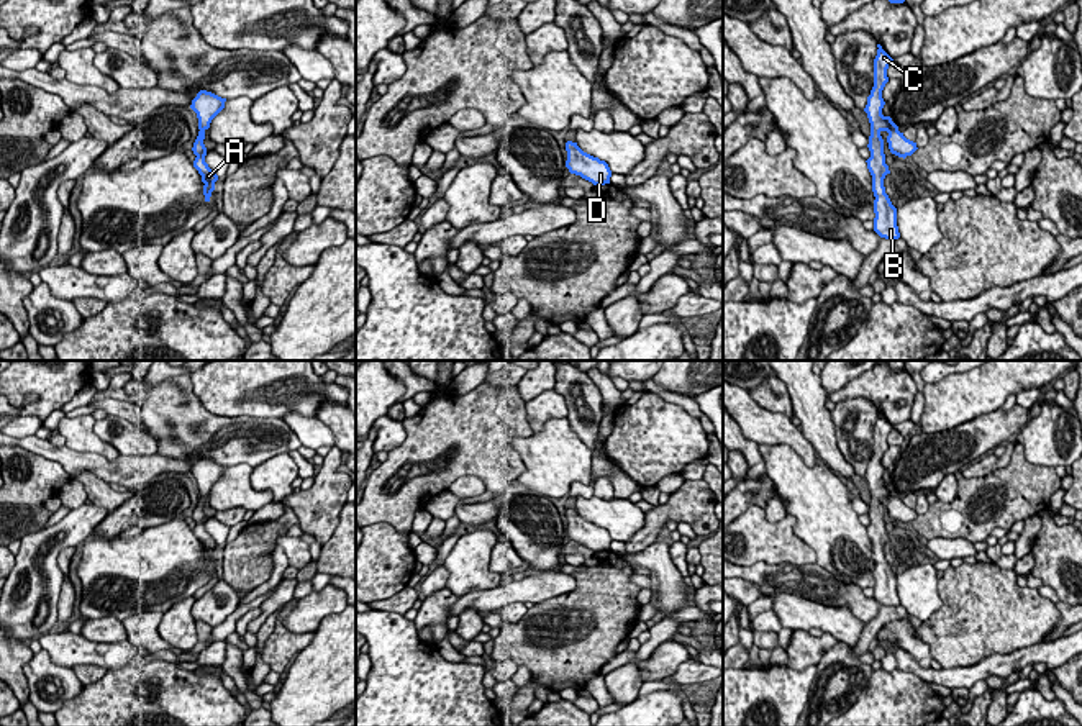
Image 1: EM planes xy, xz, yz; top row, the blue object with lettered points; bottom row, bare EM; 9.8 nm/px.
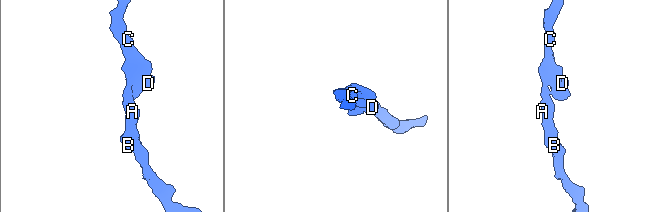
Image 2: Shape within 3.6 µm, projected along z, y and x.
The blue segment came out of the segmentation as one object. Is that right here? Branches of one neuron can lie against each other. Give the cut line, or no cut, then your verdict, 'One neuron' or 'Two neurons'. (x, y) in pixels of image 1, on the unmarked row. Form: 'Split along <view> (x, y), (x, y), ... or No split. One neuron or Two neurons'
No split. One neuron

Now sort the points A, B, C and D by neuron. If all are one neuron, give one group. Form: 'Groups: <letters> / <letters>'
Groups: A B C D

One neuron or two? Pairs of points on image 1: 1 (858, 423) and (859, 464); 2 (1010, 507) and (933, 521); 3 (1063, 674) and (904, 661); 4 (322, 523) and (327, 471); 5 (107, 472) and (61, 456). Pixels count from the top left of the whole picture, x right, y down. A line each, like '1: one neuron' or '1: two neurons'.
1: one neuron
2: one neuron
3: two neurons
4: one neuron
5: one neuron

